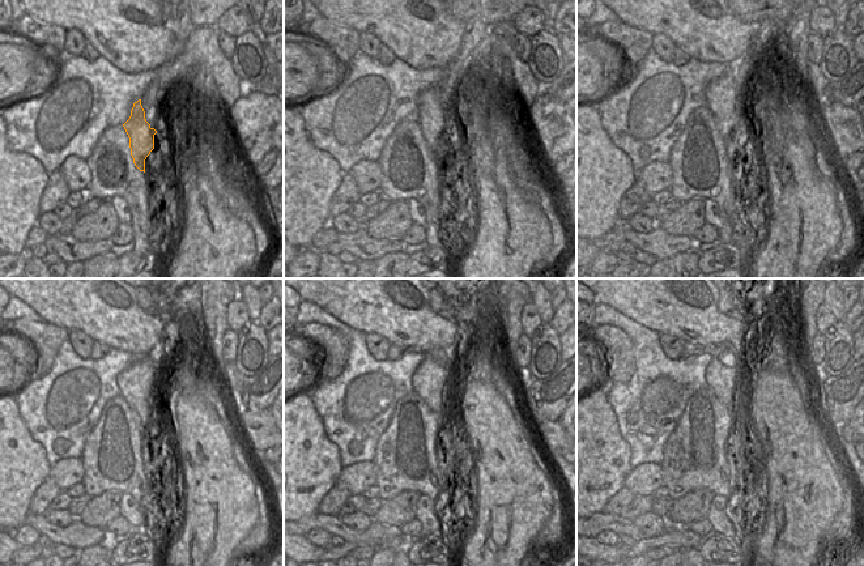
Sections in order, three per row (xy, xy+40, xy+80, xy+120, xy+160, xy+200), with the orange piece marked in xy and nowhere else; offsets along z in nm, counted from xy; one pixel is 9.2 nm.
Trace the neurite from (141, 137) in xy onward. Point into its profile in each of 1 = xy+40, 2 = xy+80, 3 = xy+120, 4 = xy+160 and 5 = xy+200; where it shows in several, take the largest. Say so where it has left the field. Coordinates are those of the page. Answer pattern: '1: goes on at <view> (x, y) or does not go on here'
1: goes on at xy+40 (433, 115)
2: goes on at xy+80 (723, 94)
3: goes on at xy+120 (136, 383)
4: goes on at xy+160 (429, 381)
5: goes on at xy+200 (722, 374)

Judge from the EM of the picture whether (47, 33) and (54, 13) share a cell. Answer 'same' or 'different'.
different

